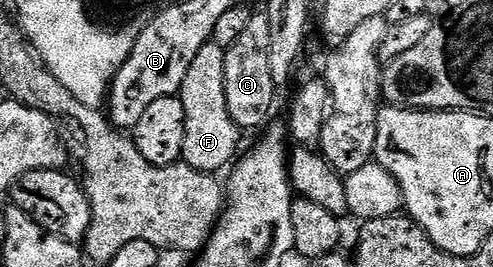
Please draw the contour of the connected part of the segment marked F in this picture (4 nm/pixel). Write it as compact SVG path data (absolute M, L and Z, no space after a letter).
M213 41L207 43L201 49L201 53L193 57L193 65L189 65L189 73L185 73L185 81L178 94L185 109L185 145L182 162L188 163L193 169L208 173L219 173L223 166L226 168L240 150L241 128L235 124L233 117L229 117L229 105L225 105L224 50Z

